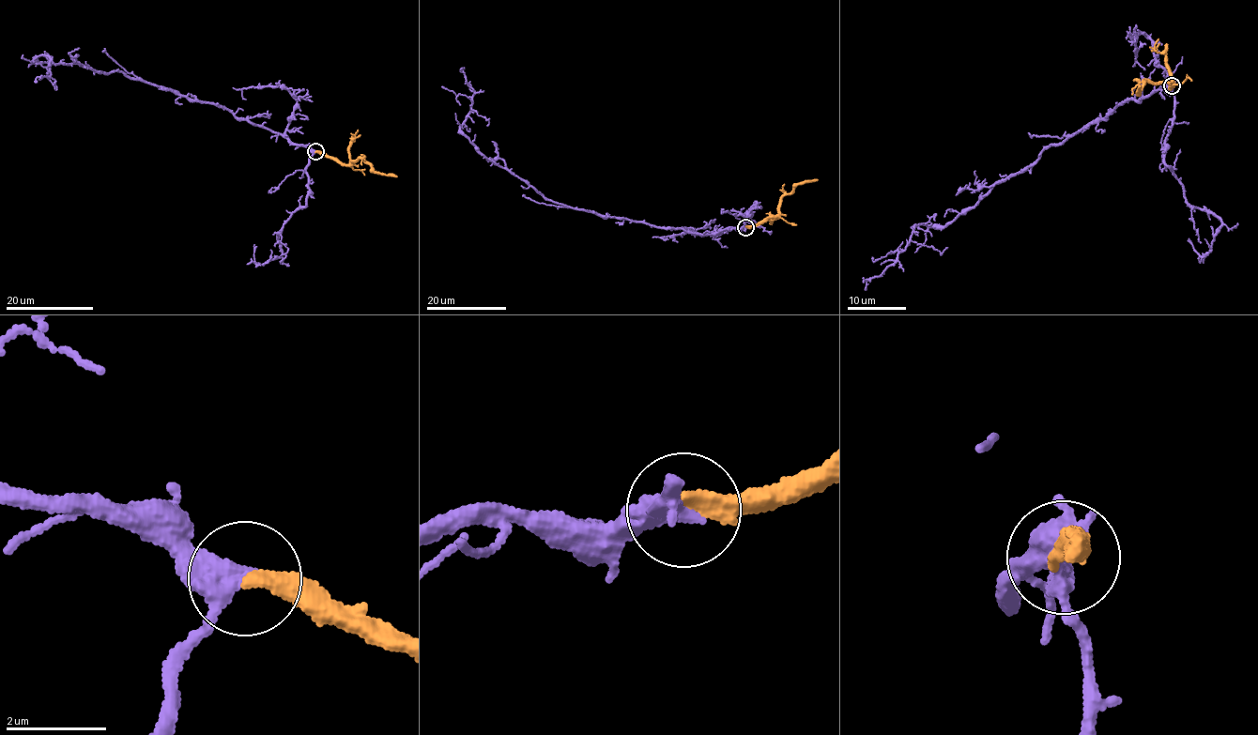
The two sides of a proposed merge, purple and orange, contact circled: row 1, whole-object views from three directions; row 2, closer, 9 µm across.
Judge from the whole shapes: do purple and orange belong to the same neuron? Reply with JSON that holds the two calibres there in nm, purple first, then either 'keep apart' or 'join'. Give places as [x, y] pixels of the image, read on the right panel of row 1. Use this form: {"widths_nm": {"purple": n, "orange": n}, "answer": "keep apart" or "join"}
{"widths_nm": {"purple": 320, "orange": 360}, "answer": "join"}

